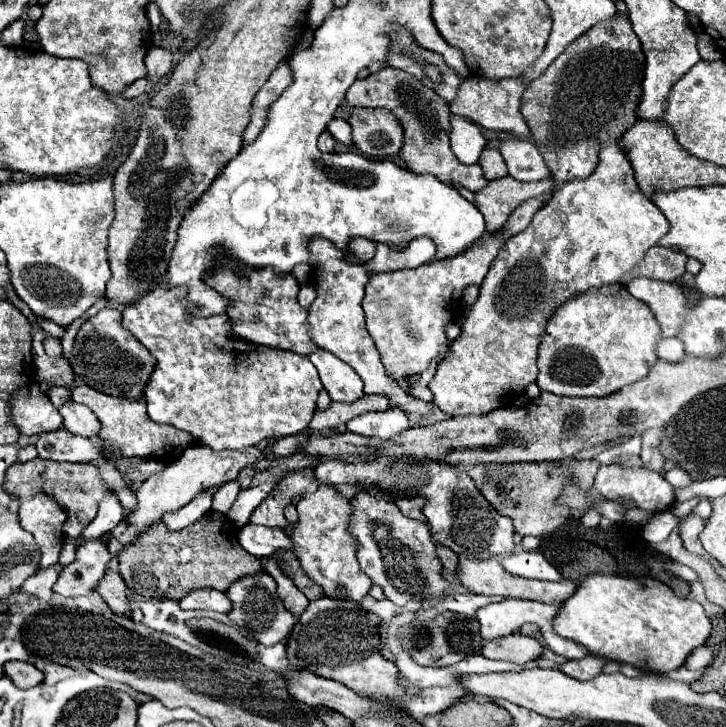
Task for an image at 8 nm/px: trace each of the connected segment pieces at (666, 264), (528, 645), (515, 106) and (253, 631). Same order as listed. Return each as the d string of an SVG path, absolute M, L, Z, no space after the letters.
M655 245L645 253L645 259L623 279L623 283L629 283L633 277L653 277L659 281L675 281L685 273L687 257L681 251L675 251L671 247Z
M521 633L485 641L481 649L481 655L489 659L503 659L503 661L519 663L519 665L541 657L541 653L543 653L543 645L535 637L527 637Z
M509 77L509 79L499 79L499 81L489 81L489 79L465 79L463 85L459 87L457 99L451 103L451 113L471 119L483 129L493 129L493 131L511 131L517 137L529 137L529 127L519 113L519 101L521 93L525 91L525 81L523 77Z
M257 573L257 575L247 575L237 579L225 593L229 601L233 603L233 609L229 611L229 619L235 621L237 625L245 627L249 635L263 643L263 645L275 645L291 633L295 625L295 617L283 607L283 601L277 595L277 583L269 573Z

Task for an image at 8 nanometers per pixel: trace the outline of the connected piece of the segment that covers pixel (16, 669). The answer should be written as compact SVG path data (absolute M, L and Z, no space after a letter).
M9 661L5 665L5 675L17 685L17 687L35 687L37 681L43 681L43 673L31 665L31 663L23 663L23 661Z

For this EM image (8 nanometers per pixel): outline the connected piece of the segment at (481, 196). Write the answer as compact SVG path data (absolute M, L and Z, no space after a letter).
M501 177L489 181L479 193L475 193L477 209L483 213L487 231L495 233L503 227L509 215L527 199L539 197L555 187L553 179L541 181L517 181L513 177Z

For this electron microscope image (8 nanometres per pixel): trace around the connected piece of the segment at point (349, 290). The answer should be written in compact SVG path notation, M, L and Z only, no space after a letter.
M317 237L309 241L309 253L311 253L311 283L317 291L317 299L313 301L309 309L309 325L311 325L311 337L313 341L325 349L337 355L341 361L349 363L357 375L365 383L365 393L367 395L385 395L391 401L391 407L399 407L401 411L407 413L411 425L419 427L425 425L425 419L433 413L433 403L419 401L405 393L405 389L397 383L391 381L387 375L381 357L377 353L377 347L371 339L371 335L365 329L365 317L363 317L363 295L365 295L365 285L369 281L369 275L361 263L353 263L345 259L345 253L337 249L329 239Z

